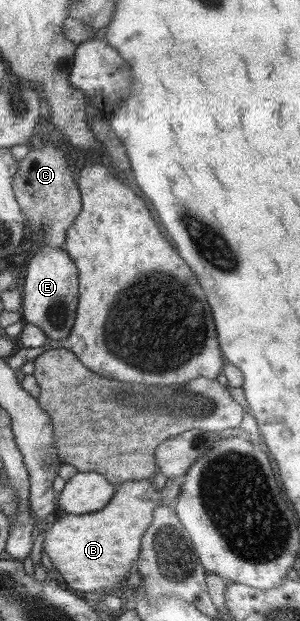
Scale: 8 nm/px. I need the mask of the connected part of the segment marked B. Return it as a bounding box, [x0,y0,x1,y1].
[42,478,180,596]

